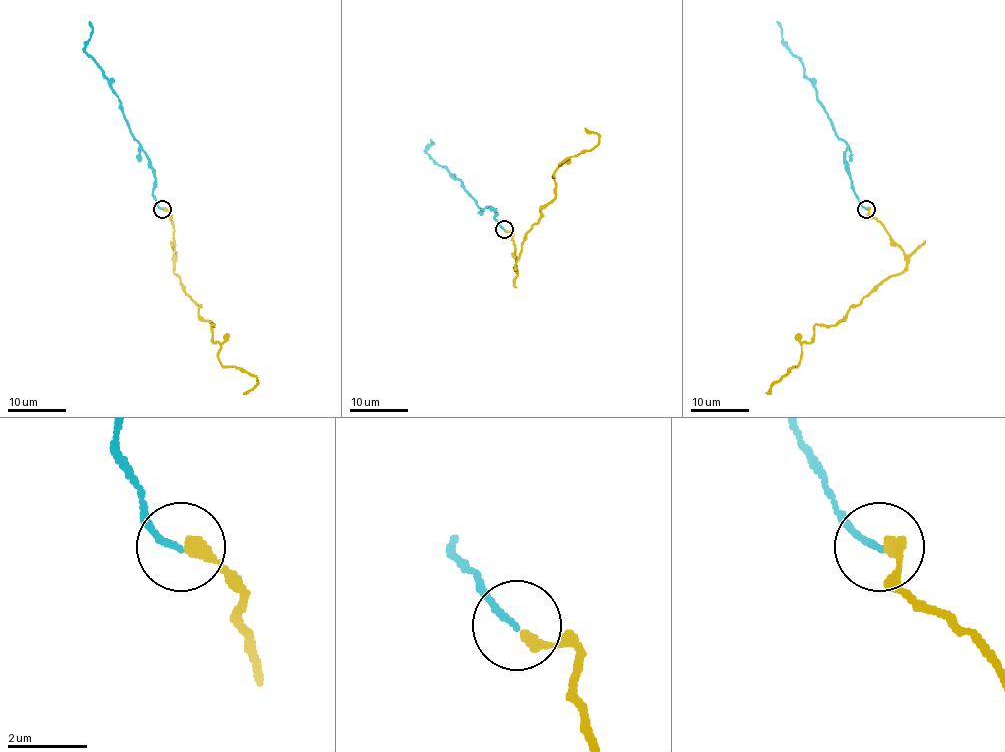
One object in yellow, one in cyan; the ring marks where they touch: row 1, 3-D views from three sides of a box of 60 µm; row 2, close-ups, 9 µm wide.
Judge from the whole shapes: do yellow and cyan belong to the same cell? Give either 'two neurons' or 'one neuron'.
one neuron

